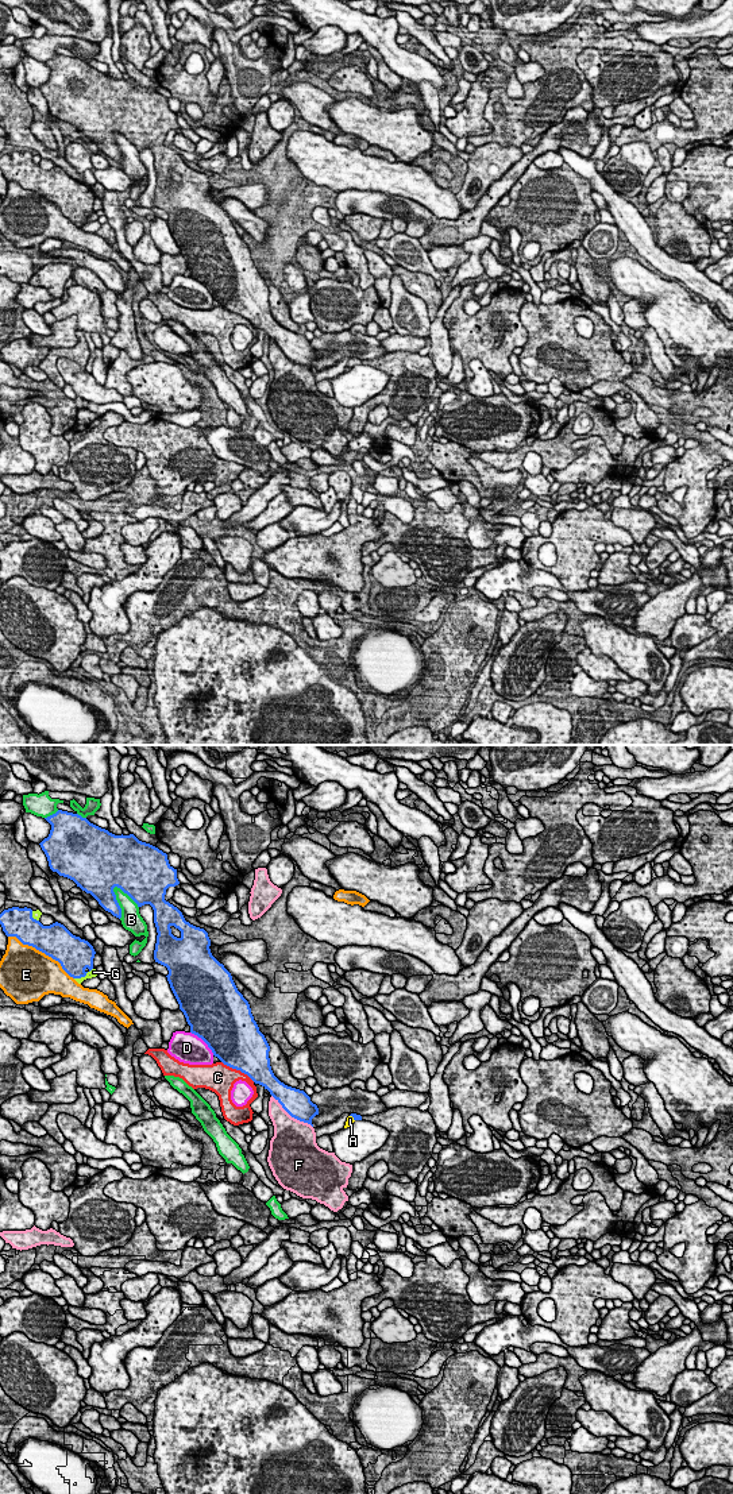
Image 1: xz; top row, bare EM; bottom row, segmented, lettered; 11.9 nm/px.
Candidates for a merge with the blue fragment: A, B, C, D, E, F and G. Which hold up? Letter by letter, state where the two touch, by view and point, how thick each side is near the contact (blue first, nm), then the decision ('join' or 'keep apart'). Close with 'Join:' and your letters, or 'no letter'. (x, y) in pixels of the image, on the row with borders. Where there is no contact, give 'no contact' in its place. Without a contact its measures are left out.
A: meets blue in xz at (353, 1116); 70 nm thick on the blue side, 90 nm on the other; join
B: meets blue in xz at (116, 902); 280 nm thick on the blue side, 220 nm on the other; keep apart
C: meets blue in xz at (238, 1069); 500 nm thick on the blue side, 340 nm on the other; keep apart
D: meets blue in xz at (204, 1041); 500 nm thick on the blue side, 360 nm on the other; keep apart
E: meets blue in xz at (42, 952); 400 nm thick on the blue side, 480 nm on the other; keep apart
F: meets blue in xz at (292, 1116); 320 nm thick on the blue side, 420 nm on the other; keep apart
G: meets blue in xz at (83, 976); 380 nm thick on the blue side, 90 nm on the other; keep apart
Join: A

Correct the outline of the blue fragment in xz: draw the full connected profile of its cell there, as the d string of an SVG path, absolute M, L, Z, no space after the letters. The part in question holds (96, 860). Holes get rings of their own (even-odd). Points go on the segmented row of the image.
M58 810L45 819L51 825L51 830L39 845L53 872L73 880L119 919L121 908L113 892L115 887L127 893L138 907L153 907L158 933L154 960L167 968L167 981L190 1032L201 1038L224 1065L240 1070L267 1089L292 1117L313 1127L312 1119L319 1115L317 1105L304 1090L288 1086L274 1076L269 1058L270 1046L231 973L212 956L208 933L186 922L182 912L165 900L166 889L180 884L177 869L169 864L167 854L139 841L134 834L115 835L78 814Z

